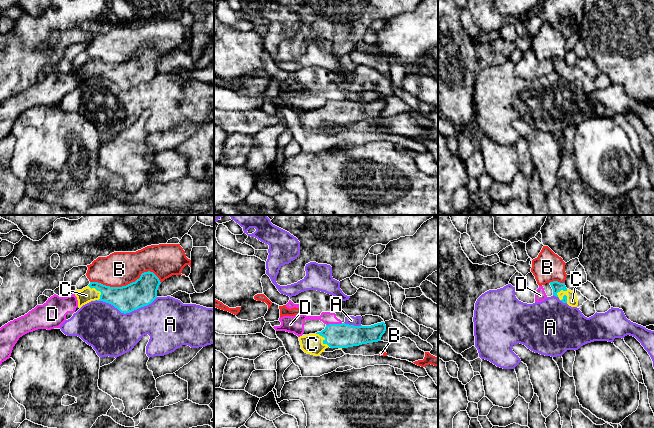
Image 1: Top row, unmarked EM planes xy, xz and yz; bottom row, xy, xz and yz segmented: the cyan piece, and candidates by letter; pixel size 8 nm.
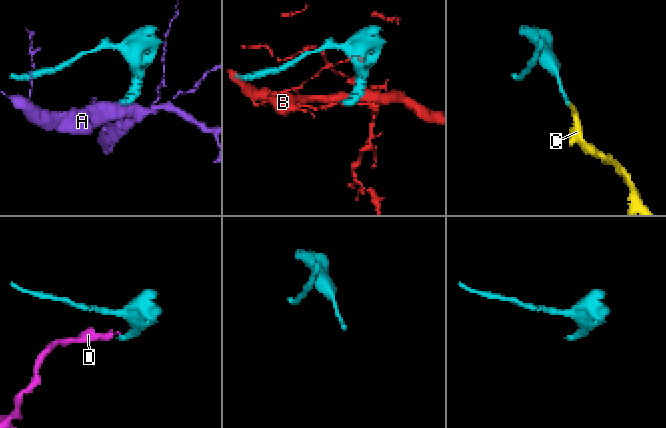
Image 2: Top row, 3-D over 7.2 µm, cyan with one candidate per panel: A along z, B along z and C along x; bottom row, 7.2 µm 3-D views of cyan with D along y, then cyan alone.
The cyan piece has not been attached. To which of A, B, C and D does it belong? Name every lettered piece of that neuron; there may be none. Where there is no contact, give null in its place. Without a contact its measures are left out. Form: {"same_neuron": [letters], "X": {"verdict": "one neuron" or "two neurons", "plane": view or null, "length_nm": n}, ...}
{"same_neuron": ["C"], "A": {"verdict": "two neurons", "plane": "xy", "length_nm": 500}, "B": {"verdict": "two neurons", "plane": "xy", "length_nm": 600}, "C": {"verdict": "one neuron", "plane": "yz", "length_nm": 120}, "D": {"verdict": "two neurons", "plane": "xz", "length_nm": 140}}

